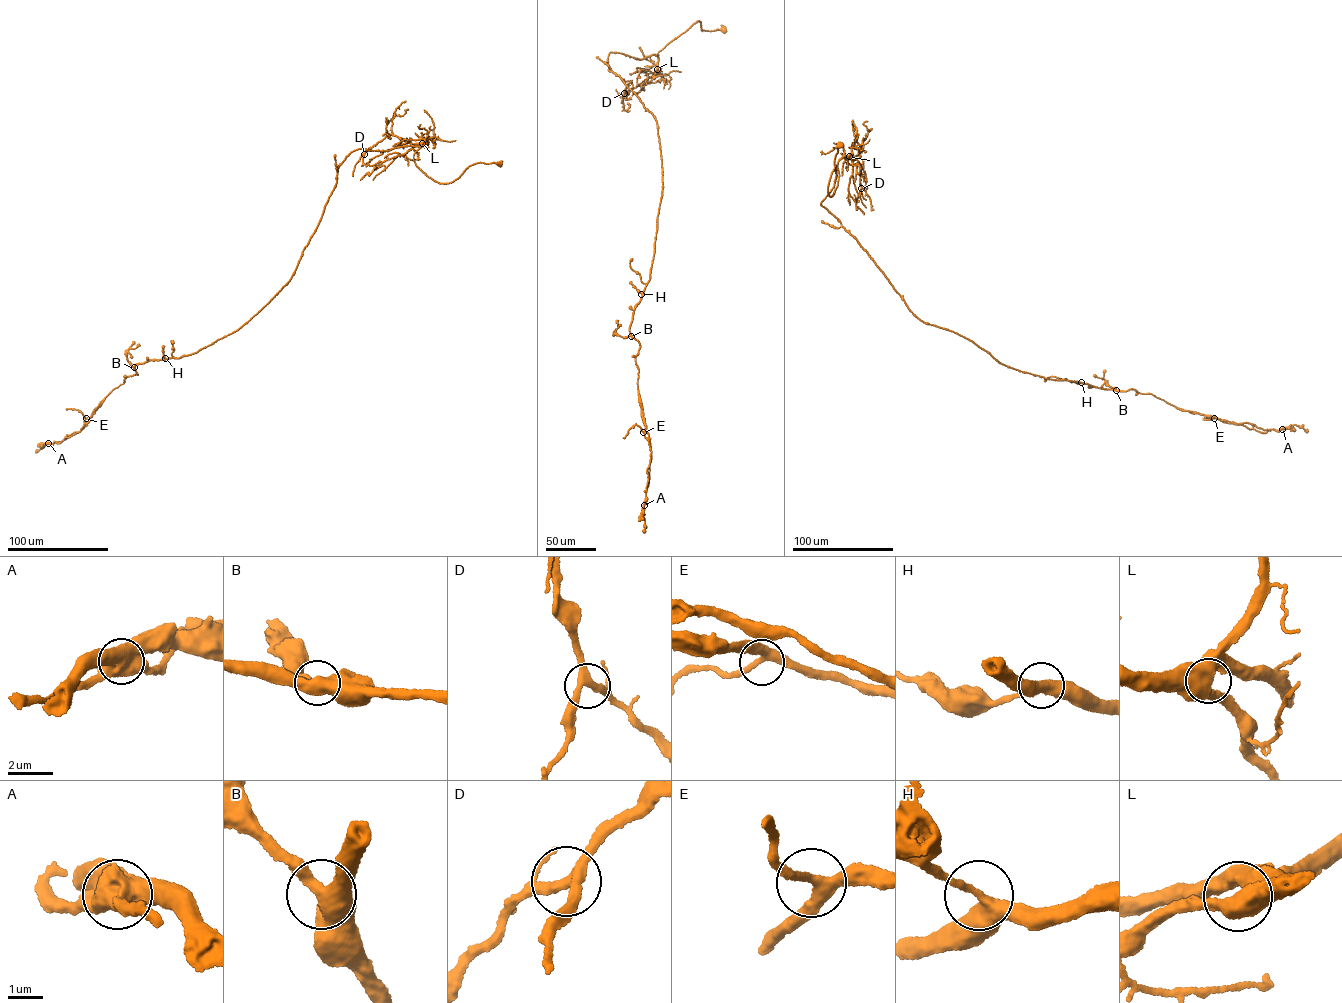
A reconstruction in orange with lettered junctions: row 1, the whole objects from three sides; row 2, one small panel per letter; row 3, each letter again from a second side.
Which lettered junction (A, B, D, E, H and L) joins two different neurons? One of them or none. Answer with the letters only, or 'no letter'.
A

